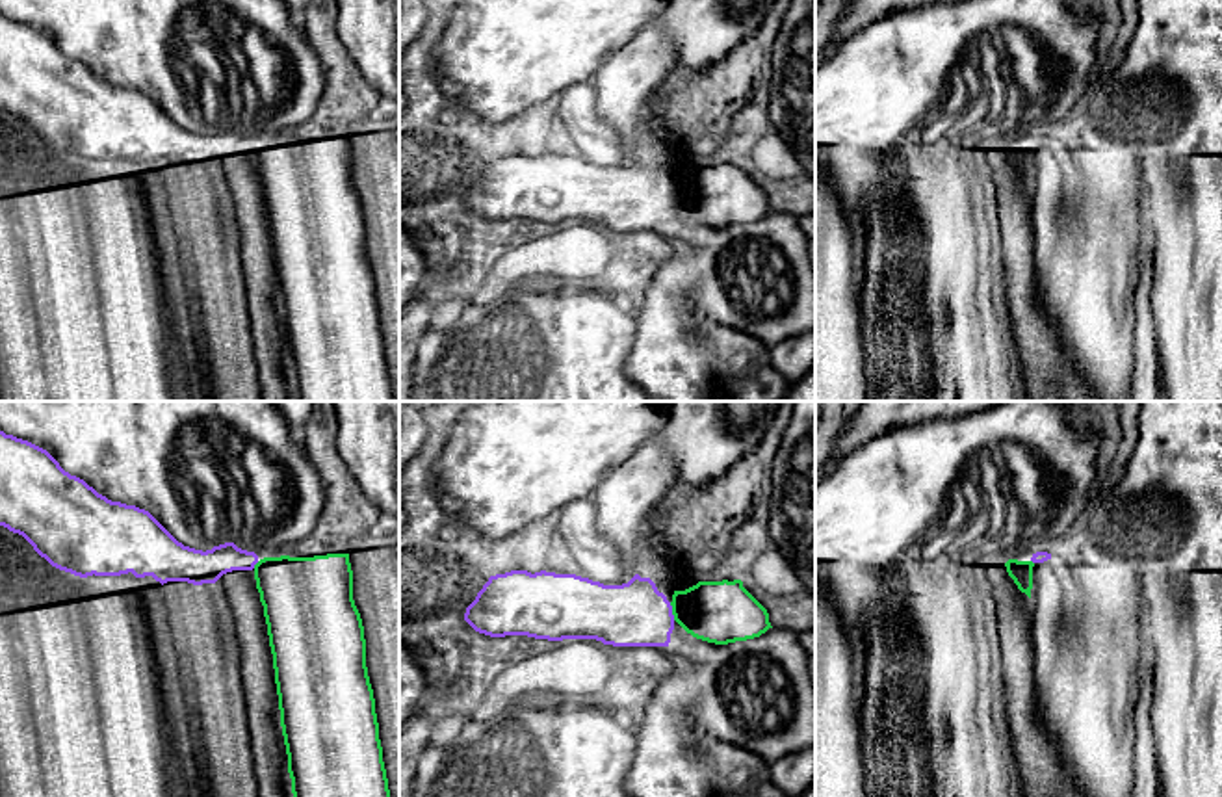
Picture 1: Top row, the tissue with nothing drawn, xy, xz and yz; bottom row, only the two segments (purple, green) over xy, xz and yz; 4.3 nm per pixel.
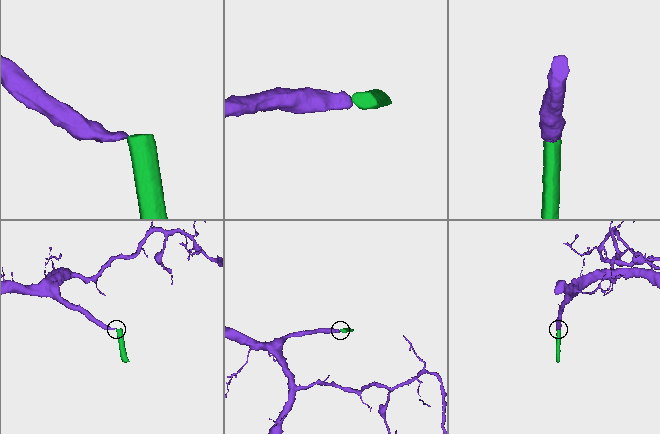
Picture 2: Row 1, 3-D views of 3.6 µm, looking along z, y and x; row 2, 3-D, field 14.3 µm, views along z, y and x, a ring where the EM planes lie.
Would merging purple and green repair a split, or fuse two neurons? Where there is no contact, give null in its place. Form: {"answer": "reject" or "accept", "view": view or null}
{"answer": "accept", "view": "xz"}

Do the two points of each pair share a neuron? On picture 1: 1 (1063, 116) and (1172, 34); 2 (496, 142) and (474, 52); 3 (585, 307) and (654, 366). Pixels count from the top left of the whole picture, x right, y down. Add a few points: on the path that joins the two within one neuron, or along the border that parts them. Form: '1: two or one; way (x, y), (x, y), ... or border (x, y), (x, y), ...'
1: two; border (1104, 71), (1098, 78)
2: two; border (532, 104), (491, 125)
3: two; border (637, 337), (624, 366), (624, 376), (630, 381)

